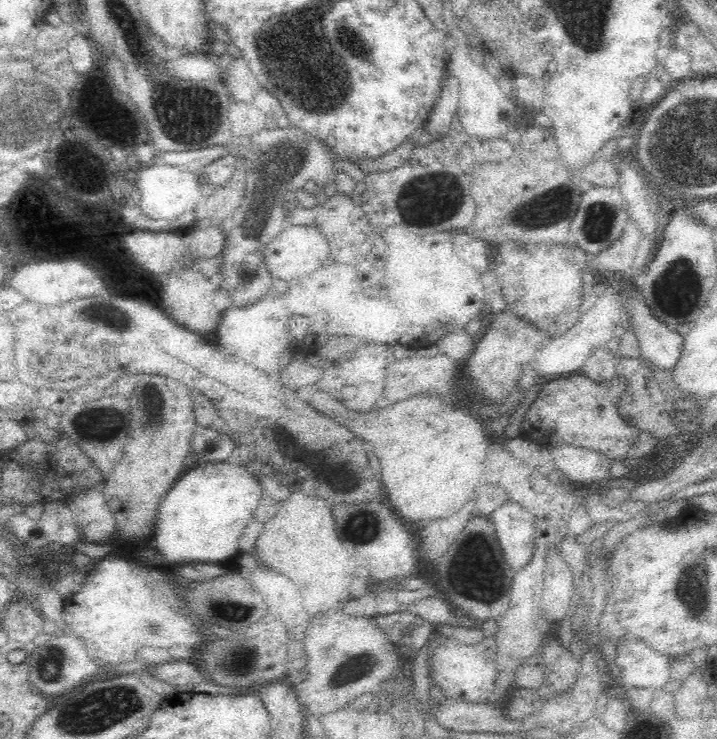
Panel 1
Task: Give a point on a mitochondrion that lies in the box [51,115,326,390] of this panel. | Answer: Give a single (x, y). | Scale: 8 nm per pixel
(103, 316)

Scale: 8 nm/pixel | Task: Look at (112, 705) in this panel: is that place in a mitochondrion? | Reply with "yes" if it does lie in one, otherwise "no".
yes

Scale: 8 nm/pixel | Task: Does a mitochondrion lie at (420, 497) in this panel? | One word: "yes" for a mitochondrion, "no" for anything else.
no

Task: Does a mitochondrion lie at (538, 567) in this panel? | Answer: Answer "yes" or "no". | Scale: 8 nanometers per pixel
no

